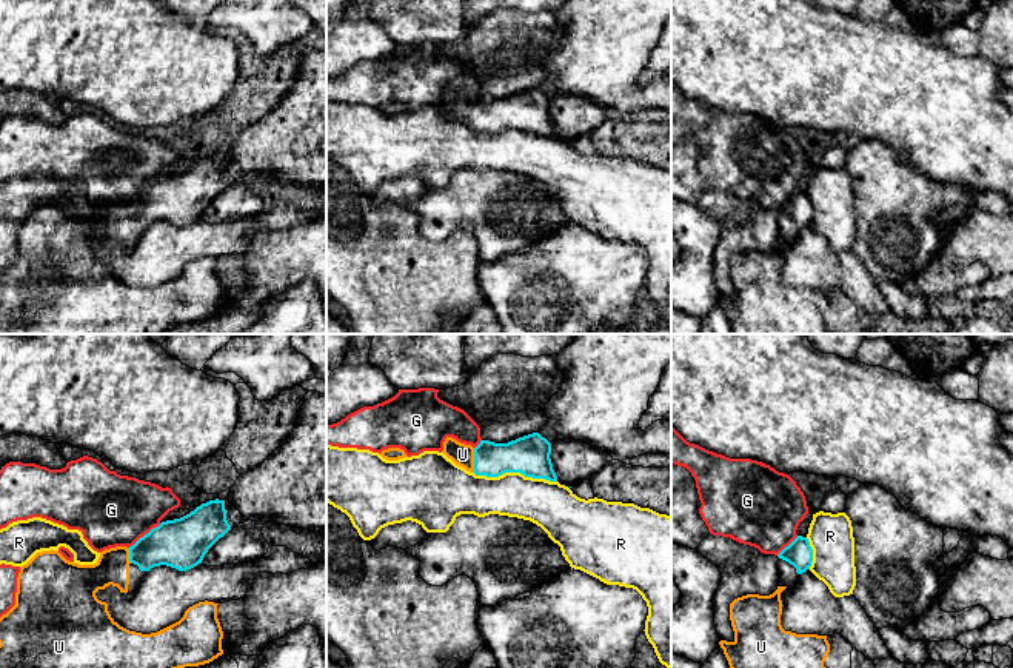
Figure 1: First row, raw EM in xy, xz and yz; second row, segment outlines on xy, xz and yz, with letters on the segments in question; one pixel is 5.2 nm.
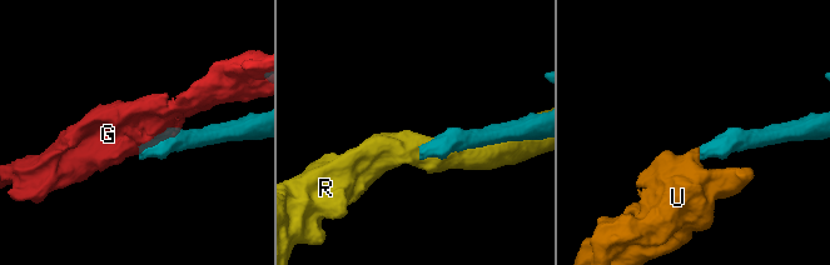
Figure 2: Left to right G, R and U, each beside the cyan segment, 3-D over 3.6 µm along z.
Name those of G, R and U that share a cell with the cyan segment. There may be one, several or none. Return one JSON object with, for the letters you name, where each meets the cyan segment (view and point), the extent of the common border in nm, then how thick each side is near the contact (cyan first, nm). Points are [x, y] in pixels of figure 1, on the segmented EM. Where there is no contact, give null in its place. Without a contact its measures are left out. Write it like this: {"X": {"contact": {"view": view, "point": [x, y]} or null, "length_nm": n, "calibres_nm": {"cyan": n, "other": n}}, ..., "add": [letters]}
{"U": {"contact": {"view": "xz", "point": [474, 460]}, "length_nm": 130, "calibres_nm": {"cyan": 180, "other": 120}}, "add": ["U"]}

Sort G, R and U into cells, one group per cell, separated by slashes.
G / R / U

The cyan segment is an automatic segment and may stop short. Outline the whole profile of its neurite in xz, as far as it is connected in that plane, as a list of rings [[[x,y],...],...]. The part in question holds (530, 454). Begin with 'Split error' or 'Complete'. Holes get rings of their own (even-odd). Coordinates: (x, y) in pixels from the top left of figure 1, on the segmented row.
Split error. [[[539,433],[508,443],[480,440],[476,448],[446,437],[442,453],[476,476],[499,477],[505,473],[520,473],[525,477],[557,482],[550,459],[551,443]]]

